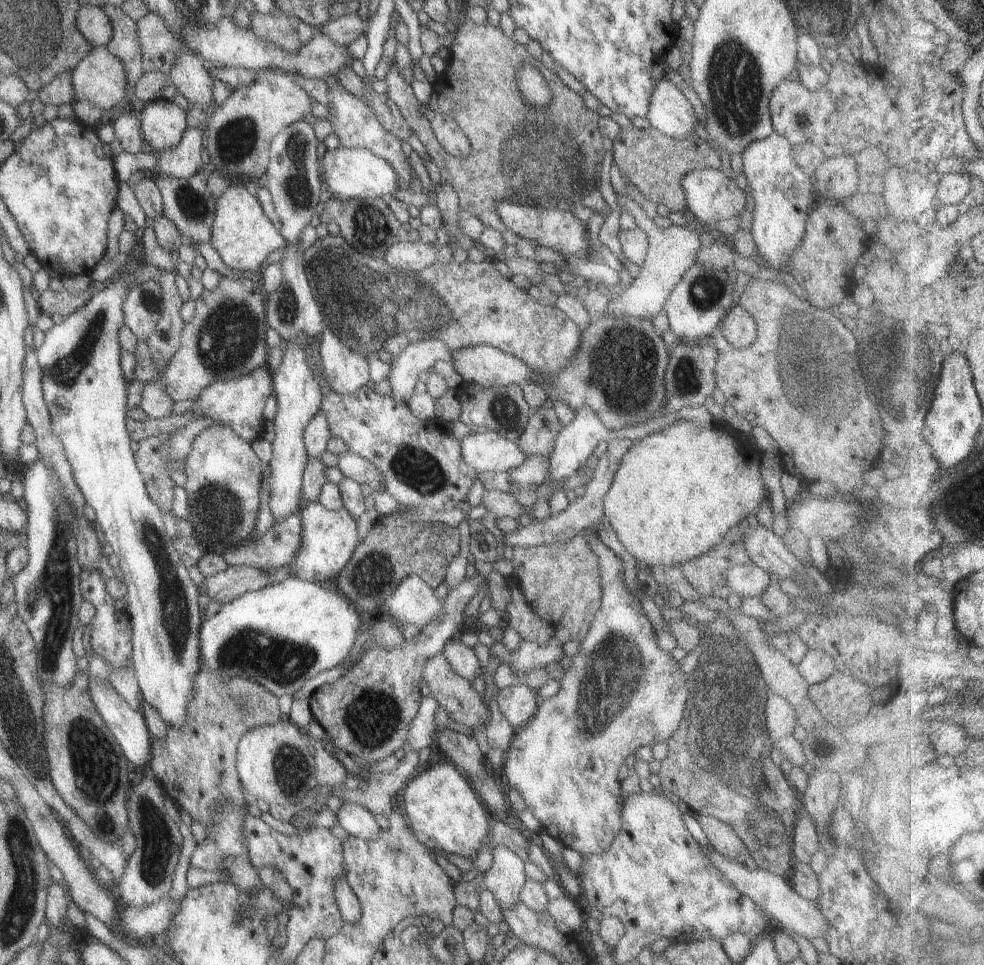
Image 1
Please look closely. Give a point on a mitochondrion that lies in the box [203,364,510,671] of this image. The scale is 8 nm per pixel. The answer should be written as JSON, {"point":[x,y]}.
{"point":[412,464]}

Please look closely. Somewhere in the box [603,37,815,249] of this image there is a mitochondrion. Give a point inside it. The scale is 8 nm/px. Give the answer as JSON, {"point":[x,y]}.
{"point":[736,75]}

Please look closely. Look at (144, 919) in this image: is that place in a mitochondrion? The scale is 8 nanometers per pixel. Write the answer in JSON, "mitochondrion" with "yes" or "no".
{"mitochondrion":"no"}

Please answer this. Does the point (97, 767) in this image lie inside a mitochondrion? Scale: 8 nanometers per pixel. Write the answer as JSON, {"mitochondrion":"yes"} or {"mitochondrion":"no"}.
{"mitochondrion":"yes"}

